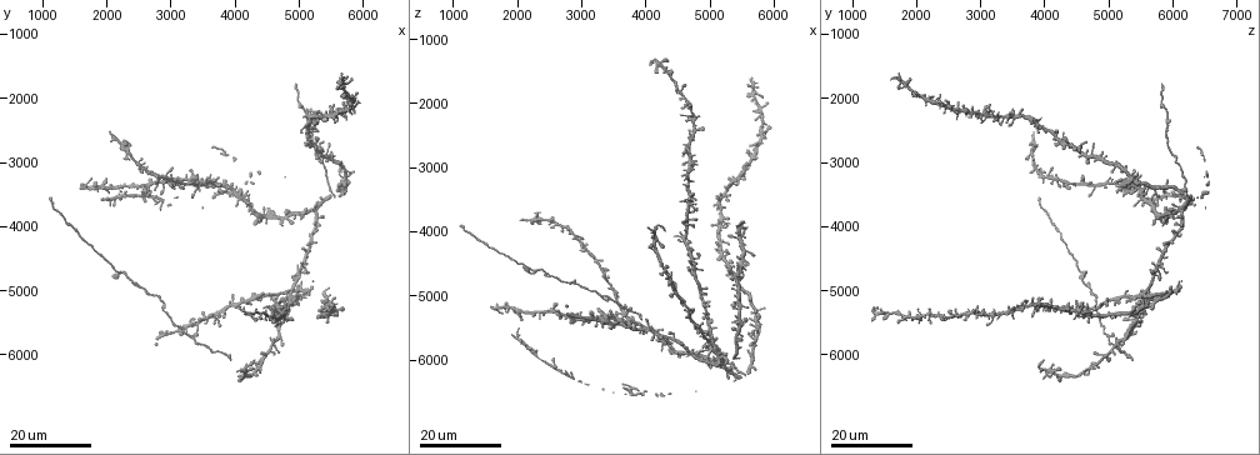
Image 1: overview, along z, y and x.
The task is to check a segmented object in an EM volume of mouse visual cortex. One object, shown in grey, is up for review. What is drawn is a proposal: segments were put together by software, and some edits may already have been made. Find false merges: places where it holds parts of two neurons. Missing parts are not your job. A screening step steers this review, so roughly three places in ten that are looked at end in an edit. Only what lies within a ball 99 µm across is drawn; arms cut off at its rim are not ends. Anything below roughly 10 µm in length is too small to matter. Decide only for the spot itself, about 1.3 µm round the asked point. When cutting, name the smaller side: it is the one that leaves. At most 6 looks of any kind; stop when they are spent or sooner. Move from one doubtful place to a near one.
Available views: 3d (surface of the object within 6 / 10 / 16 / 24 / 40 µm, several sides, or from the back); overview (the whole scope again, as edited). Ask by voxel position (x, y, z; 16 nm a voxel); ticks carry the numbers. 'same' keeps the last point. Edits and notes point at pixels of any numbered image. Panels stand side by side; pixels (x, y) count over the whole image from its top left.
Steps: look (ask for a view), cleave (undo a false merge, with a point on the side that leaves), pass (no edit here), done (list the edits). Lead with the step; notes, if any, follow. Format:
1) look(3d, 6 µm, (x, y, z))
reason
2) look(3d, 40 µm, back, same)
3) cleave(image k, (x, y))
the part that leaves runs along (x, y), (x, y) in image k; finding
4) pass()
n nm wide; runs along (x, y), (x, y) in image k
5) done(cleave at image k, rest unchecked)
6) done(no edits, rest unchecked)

look(3d, 16 µm, (3400, 5500, 5400))
arms part here

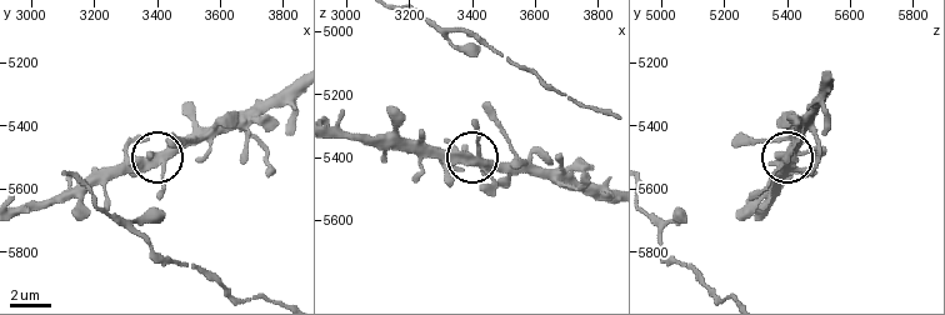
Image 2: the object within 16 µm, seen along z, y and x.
look(3d, 10 µm, (3410, 5530, 5380))

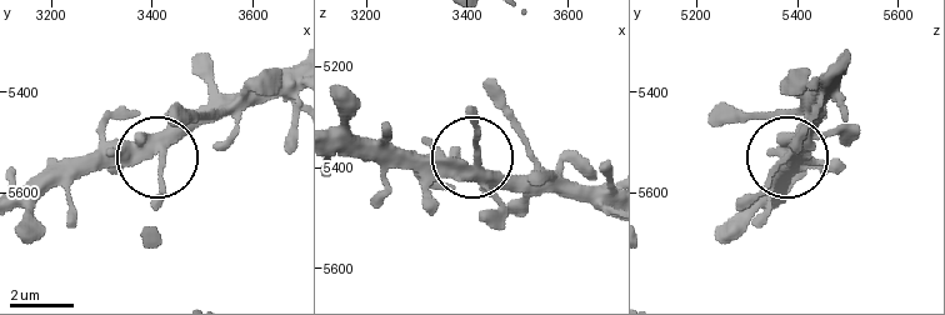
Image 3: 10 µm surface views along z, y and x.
pass()
280 nm wide; runs along (291, 66), (210, 104), (154, 160), (76, 160) in image 3; all the same neuron

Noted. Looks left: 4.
look(3d, 16 µm, (2200, 4700, 4600))
three-way junction

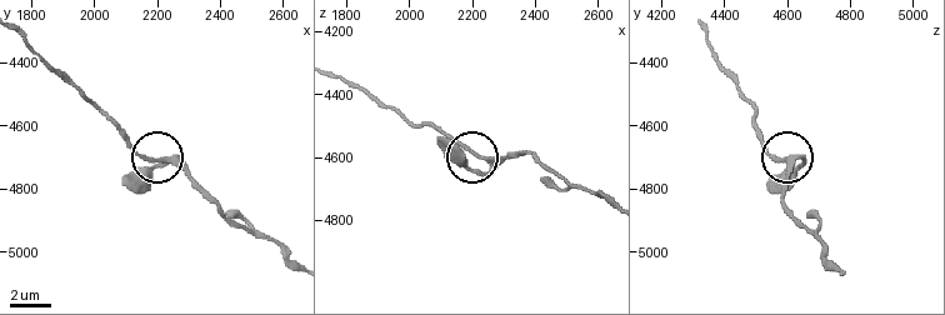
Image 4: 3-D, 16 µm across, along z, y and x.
look(3d, 6 µm, (2230, 4710, 4590))
zoom in

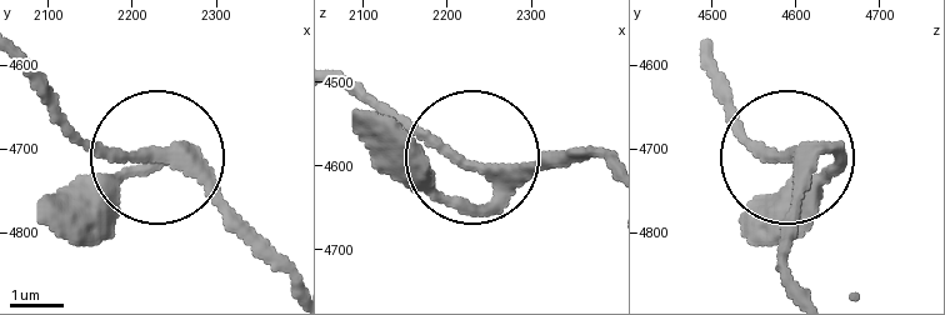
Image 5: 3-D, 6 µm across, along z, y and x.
pass()
3 arms; all the same neuron

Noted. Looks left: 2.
look(3d, 24 µm, (3300, 5700, 5000))
three arms meet

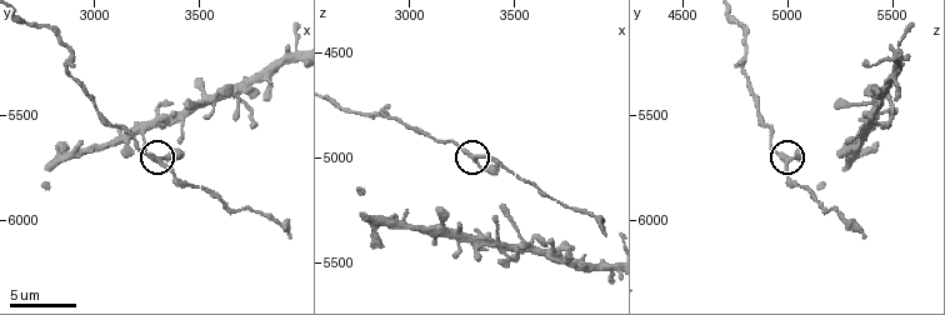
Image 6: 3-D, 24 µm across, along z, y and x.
look(3d, 10 µm, (3310, 5710, 5010))

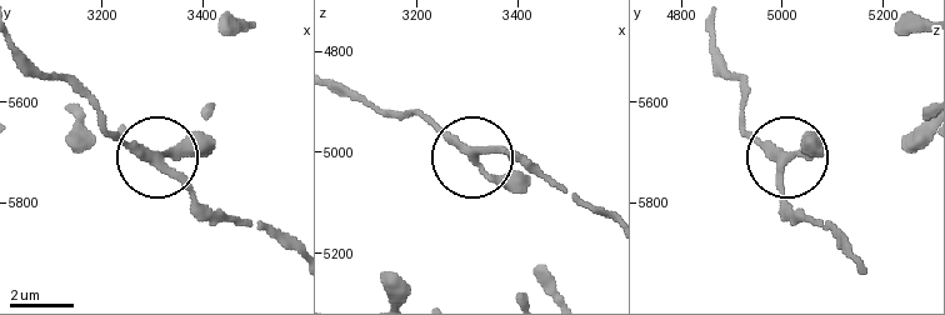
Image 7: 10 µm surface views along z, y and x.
pass()
240 nm wide; one neuron here

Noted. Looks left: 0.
done(no edits, rest unchecked)

